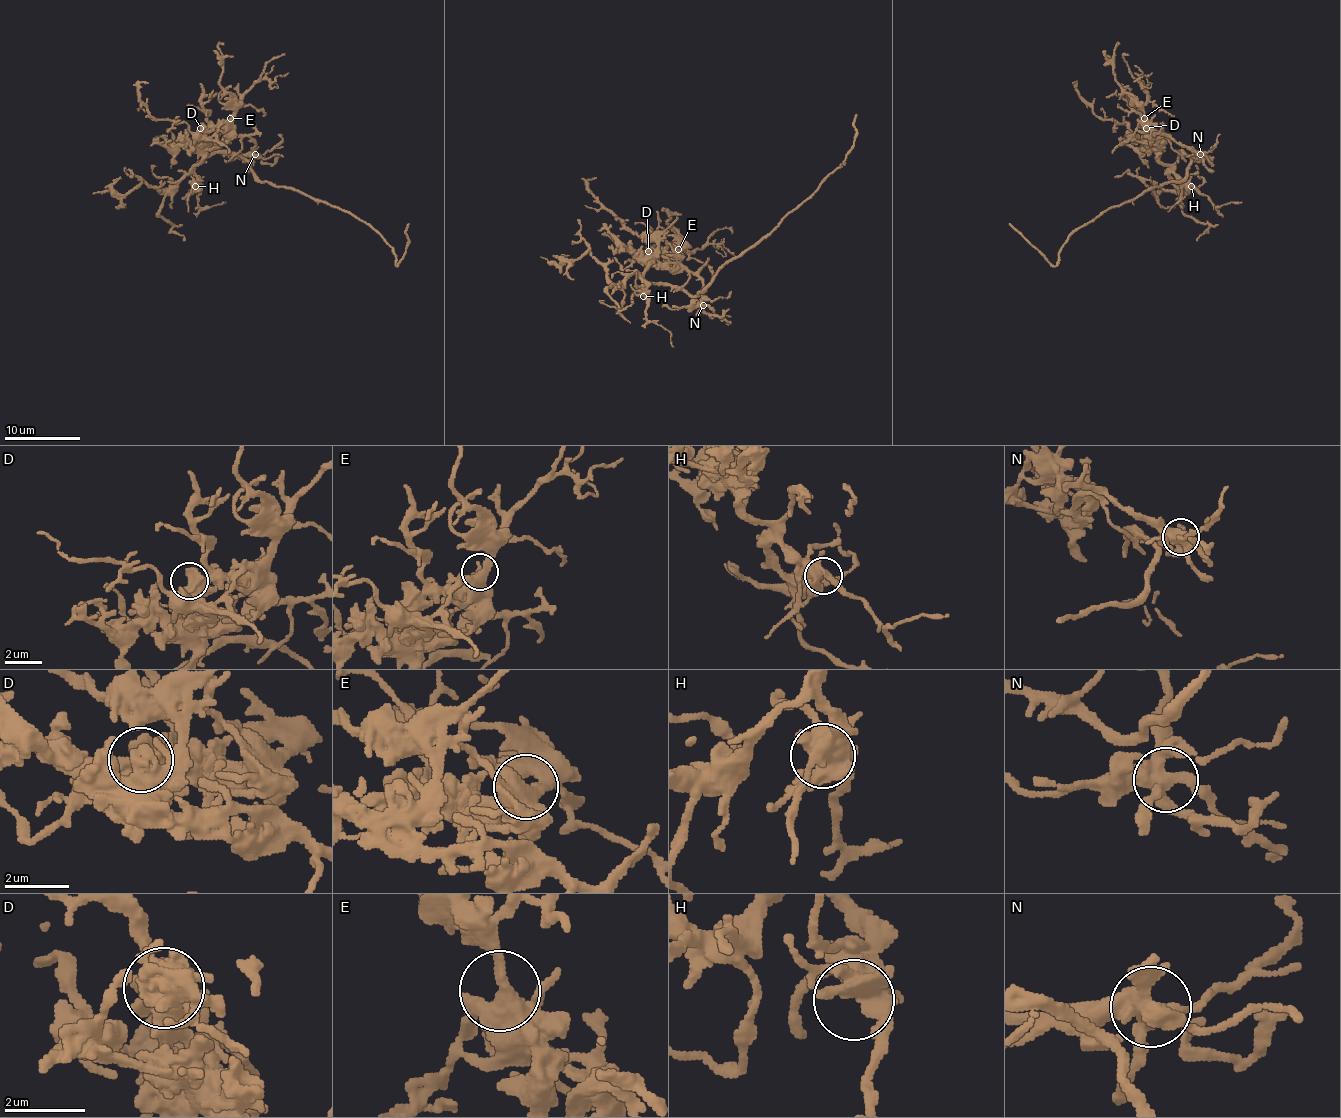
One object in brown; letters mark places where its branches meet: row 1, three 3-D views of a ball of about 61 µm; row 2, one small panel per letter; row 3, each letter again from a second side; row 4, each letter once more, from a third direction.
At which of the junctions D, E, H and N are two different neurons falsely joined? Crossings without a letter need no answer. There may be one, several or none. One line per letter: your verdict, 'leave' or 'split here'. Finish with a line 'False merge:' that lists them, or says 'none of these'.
D: leave
E: leave
H: leave
N: leave
False merge: none of these

